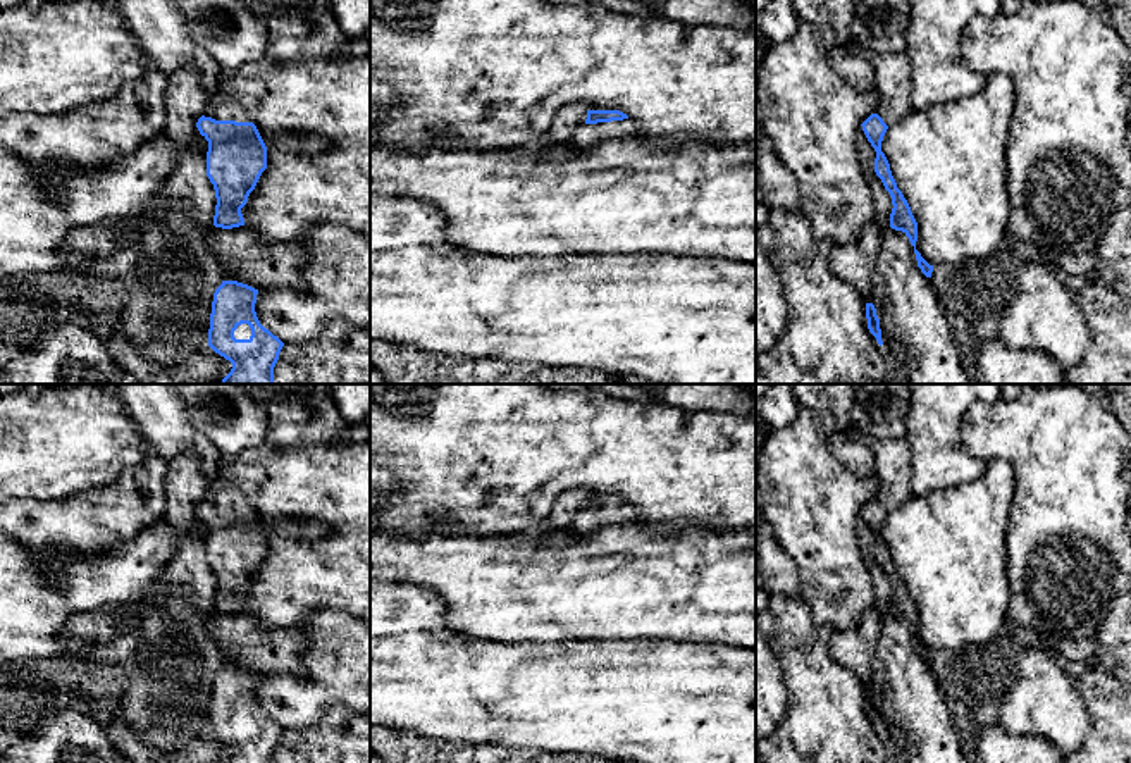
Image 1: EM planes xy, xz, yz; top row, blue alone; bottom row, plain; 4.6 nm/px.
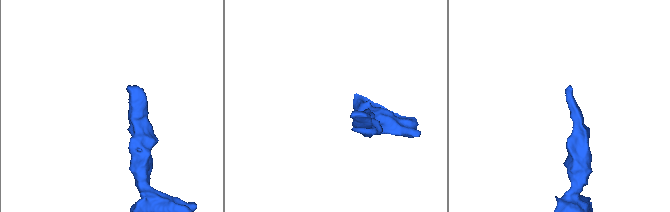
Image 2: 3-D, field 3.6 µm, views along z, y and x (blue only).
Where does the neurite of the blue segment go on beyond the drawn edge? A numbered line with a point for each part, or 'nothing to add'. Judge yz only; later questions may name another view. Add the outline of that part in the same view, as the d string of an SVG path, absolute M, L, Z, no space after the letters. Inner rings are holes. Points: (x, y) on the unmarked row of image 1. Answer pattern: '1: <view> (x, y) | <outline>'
1: yz (892, 455) | M850 425L845 434L869 446L876 456L876 477L881 484L878 501L887 512L893 512L912 496L911 491L911 446L902 439L878 439L869 432Z

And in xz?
1: xz (589, 521) | M632 505L584 510L572 524L573 532L594 532L609 524L628 524L639 517Z

